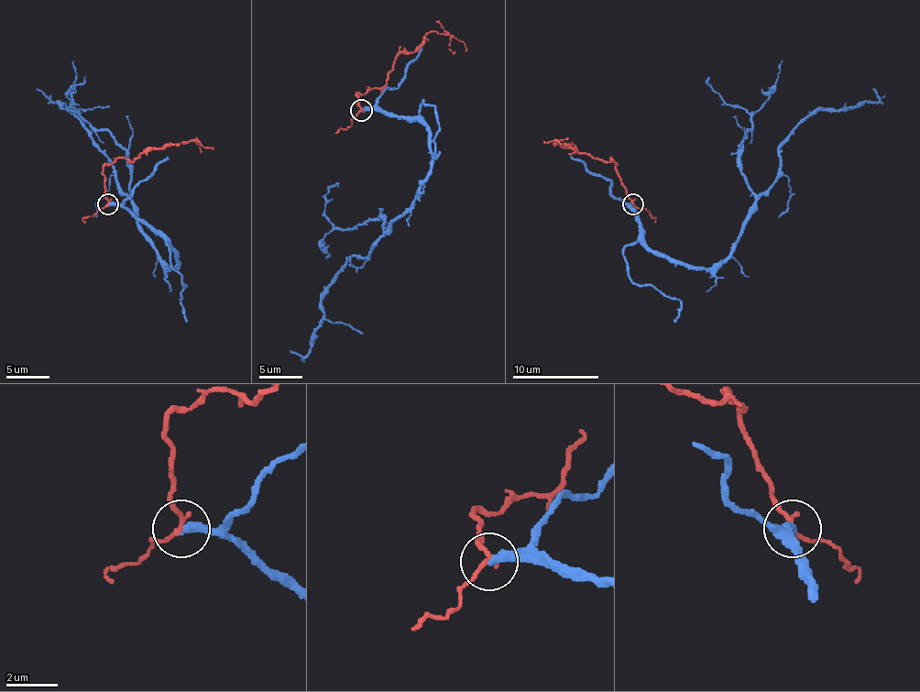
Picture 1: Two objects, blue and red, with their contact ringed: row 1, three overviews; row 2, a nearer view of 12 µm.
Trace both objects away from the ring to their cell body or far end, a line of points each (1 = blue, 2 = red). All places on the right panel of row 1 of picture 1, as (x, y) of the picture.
1: (633, 203), (638, 232), (652, 251), (716, 269), (778, 173), (780, 143), (819, 111), (877, 102), (873, 89)
2: (633, 203), (612, 159), (607, 160), (582, 154), (553, 143), (560, 138), (573, 143), (573, 152)

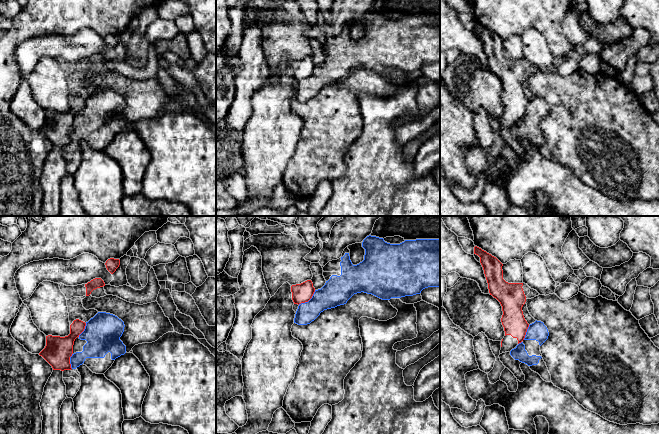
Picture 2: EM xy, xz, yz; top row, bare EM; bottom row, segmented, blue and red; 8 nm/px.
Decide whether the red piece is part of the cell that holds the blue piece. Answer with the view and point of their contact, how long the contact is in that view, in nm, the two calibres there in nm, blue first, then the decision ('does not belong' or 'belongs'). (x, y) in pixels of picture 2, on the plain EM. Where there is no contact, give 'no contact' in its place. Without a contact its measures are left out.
meets blue in xz at (309, 76); contact 180 nm long; 220 nm thick on the blue side, 160 nm on the other; does not belong

